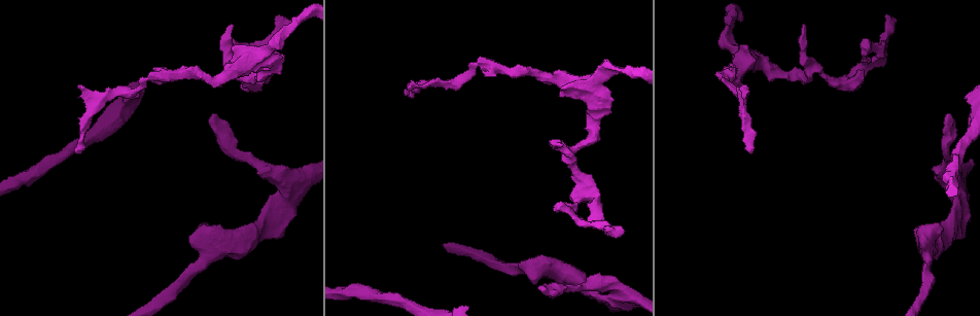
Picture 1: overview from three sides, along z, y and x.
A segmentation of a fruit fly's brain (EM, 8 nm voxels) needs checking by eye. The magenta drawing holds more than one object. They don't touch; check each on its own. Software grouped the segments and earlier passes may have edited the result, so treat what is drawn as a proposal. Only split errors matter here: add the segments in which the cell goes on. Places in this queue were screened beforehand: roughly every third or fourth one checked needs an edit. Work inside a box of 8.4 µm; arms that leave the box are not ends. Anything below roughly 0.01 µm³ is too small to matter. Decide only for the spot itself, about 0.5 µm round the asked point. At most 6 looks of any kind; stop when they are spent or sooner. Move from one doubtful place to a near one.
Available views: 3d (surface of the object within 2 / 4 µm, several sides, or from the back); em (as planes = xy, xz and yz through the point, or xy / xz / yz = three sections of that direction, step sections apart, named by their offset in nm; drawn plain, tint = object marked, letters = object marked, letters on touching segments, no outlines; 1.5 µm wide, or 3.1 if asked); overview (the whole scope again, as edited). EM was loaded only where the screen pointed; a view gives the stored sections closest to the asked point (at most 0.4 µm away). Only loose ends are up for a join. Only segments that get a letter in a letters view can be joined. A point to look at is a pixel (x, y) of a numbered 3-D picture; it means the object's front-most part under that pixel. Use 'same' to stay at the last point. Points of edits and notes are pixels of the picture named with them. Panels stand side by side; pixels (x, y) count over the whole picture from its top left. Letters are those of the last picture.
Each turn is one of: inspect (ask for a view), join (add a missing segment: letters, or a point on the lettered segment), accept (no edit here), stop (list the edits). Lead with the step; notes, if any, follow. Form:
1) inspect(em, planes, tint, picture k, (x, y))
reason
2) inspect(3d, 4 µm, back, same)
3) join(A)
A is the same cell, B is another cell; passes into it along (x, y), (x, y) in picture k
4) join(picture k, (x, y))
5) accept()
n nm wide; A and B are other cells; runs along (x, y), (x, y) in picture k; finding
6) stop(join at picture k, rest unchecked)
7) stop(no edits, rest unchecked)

inspect(em, xz, step 8, letters, picture 1, (560, 145))
branch stops here

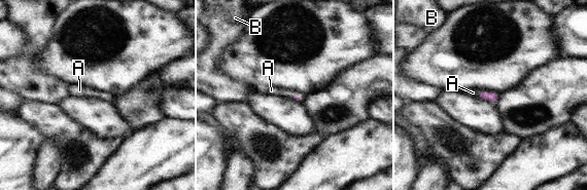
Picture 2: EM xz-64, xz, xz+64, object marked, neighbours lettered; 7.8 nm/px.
inspect(em, planes, letters, same)
another direction

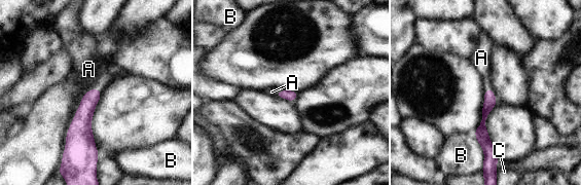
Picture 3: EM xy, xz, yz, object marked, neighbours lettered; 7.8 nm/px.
join(A)
A is the same cell, B and C are other cells; the cell continues

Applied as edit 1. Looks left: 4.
inspect(em, planes, plain, picture 1, (951, 114))
branch stops here

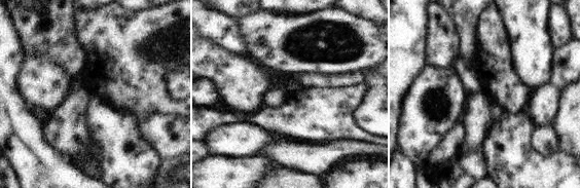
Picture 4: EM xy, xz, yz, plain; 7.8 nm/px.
inspect(em, planes, letters, same)
see the neighbours

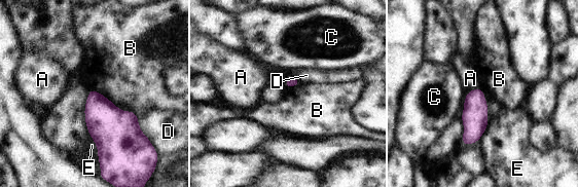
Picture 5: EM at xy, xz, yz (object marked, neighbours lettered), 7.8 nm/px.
accept()
B touches over 240 nm; A, B, C, D and E are other cells; no lettered segment goes on from it

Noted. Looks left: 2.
stop(join at picture 3, rest unchecked)

